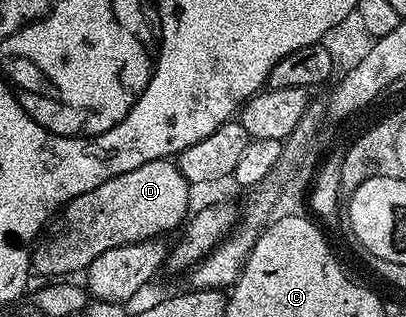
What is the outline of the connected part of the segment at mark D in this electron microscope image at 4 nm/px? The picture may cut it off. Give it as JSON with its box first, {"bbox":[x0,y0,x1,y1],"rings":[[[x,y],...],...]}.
{"bbox":[30,158,191,278],"rings":[[[169,158],[152,160],[133,171],[128,171],[127,174],[108,179],[95,190],[81,194],[79,198],[70,200],[65,205],[54,223],[55,228],[36,241],[30,255],[32,271],[46,278],[73,276],[77,271],[77,273],[83,272],[106,250],[166,235],[165,232],[177,226],[179,228],[184,223],[189,212],[189,209],[187,210],[189,191],[191,191],[189,180],[185,179],[182,172],[178,170],[176,161]]]}

